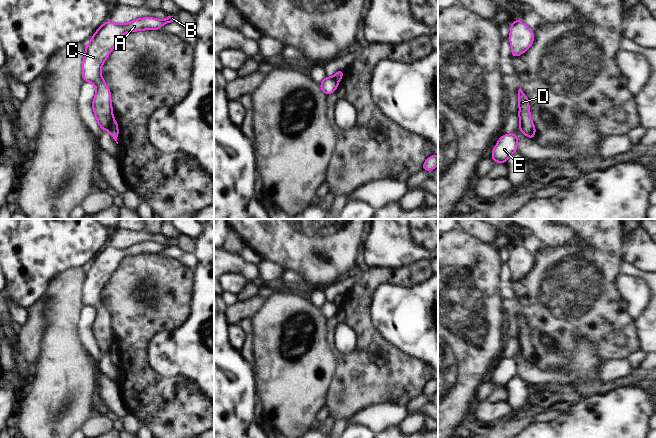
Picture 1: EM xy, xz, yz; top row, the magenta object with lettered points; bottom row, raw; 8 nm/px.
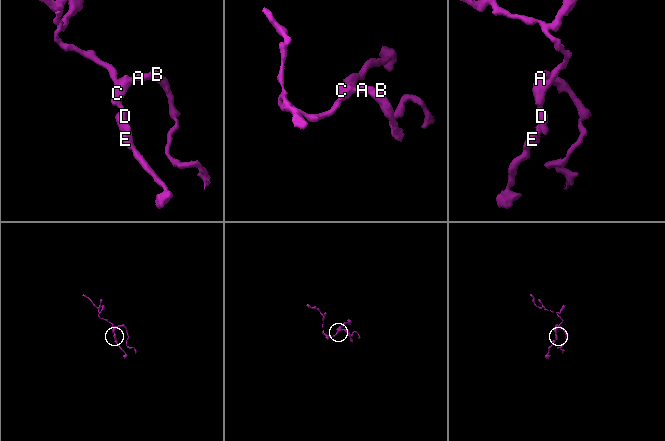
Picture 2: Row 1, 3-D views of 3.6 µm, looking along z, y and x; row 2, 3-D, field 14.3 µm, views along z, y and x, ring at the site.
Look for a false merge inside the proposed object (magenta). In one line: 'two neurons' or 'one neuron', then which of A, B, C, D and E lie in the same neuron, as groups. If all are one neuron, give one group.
two neurons; groups A B C D / E

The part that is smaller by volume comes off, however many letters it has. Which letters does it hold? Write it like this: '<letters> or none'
E

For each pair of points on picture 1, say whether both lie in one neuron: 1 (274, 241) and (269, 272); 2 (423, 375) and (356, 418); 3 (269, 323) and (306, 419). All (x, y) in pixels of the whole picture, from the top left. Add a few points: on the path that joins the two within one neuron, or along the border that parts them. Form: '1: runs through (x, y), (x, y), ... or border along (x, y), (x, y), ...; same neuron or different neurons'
1: border along (261, 259), (274, 261), (283, 270); different neurons
2: border along (403, 405), (372, 403), (358, 411); different neurons
3: runs through (275, 347), (279, 358), (292, 371), (292, 395); same neuron

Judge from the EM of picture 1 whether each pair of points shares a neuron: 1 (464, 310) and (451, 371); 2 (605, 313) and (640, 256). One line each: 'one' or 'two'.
1: one
2: two

